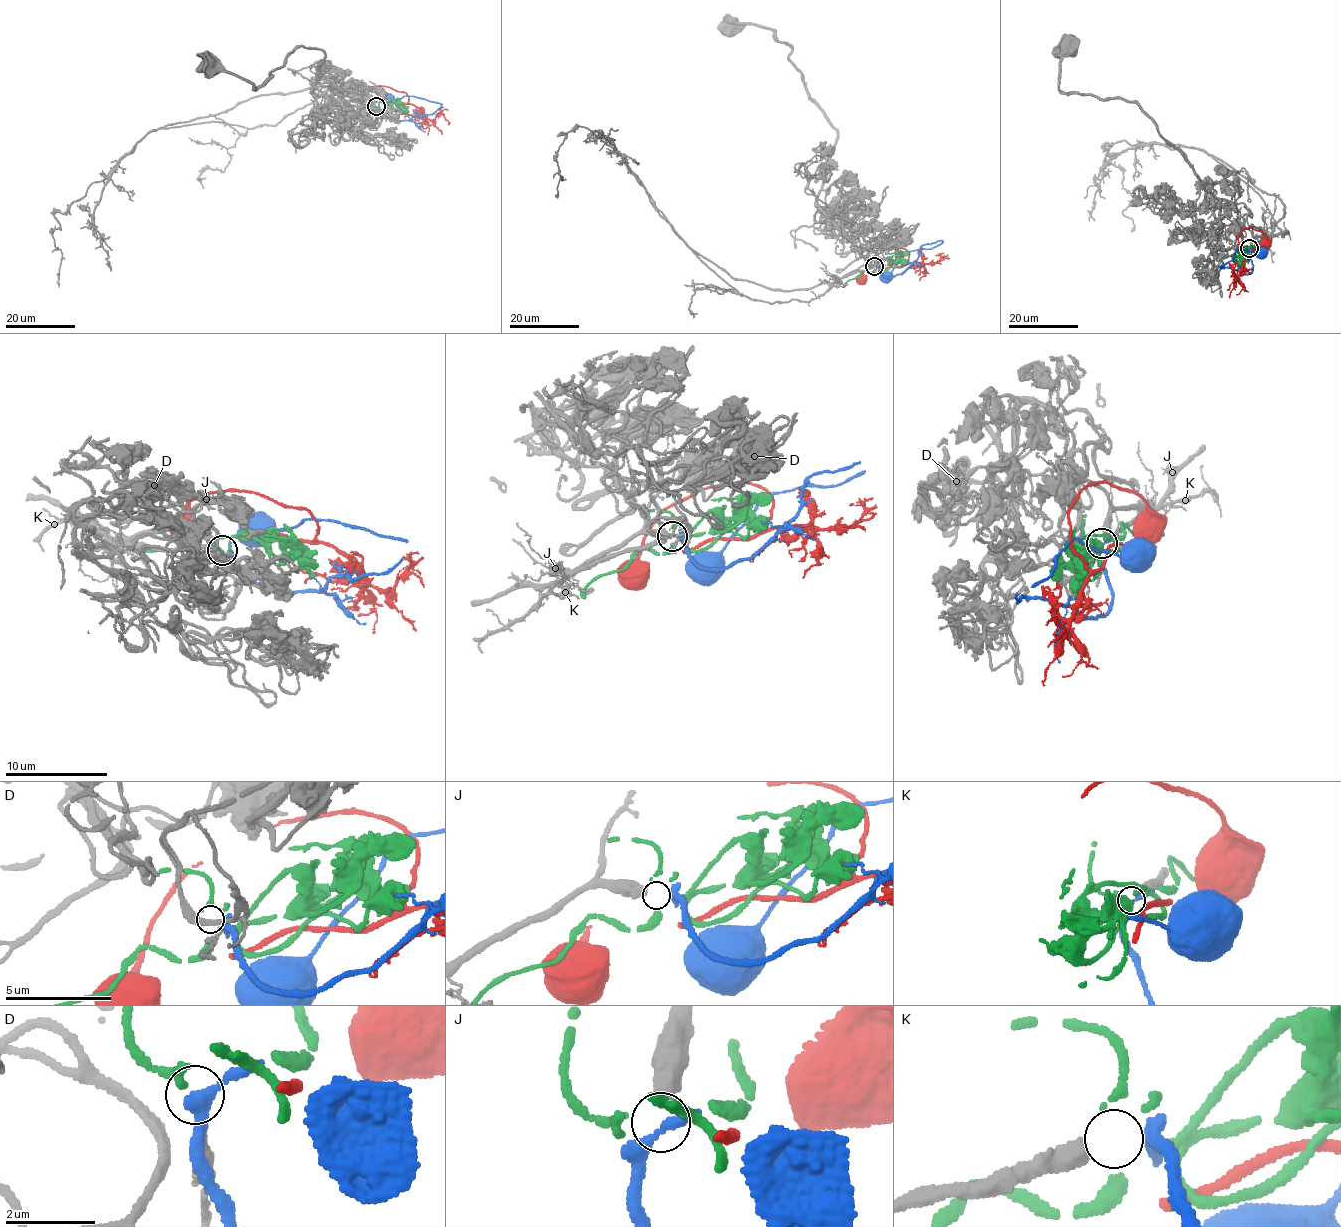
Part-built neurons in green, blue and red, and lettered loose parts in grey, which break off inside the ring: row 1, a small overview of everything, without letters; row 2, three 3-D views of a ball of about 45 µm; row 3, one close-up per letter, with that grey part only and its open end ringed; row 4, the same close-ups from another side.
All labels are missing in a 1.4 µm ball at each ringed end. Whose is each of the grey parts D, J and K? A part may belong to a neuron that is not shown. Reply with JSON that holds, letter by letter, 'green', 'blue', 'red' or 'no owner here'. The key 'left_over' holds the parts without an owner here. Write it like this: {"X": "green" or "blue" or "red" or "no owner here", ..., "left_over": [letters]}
{"D": "green", "J": "blue", "K": "no owner here", "left_over": ["K"]}

